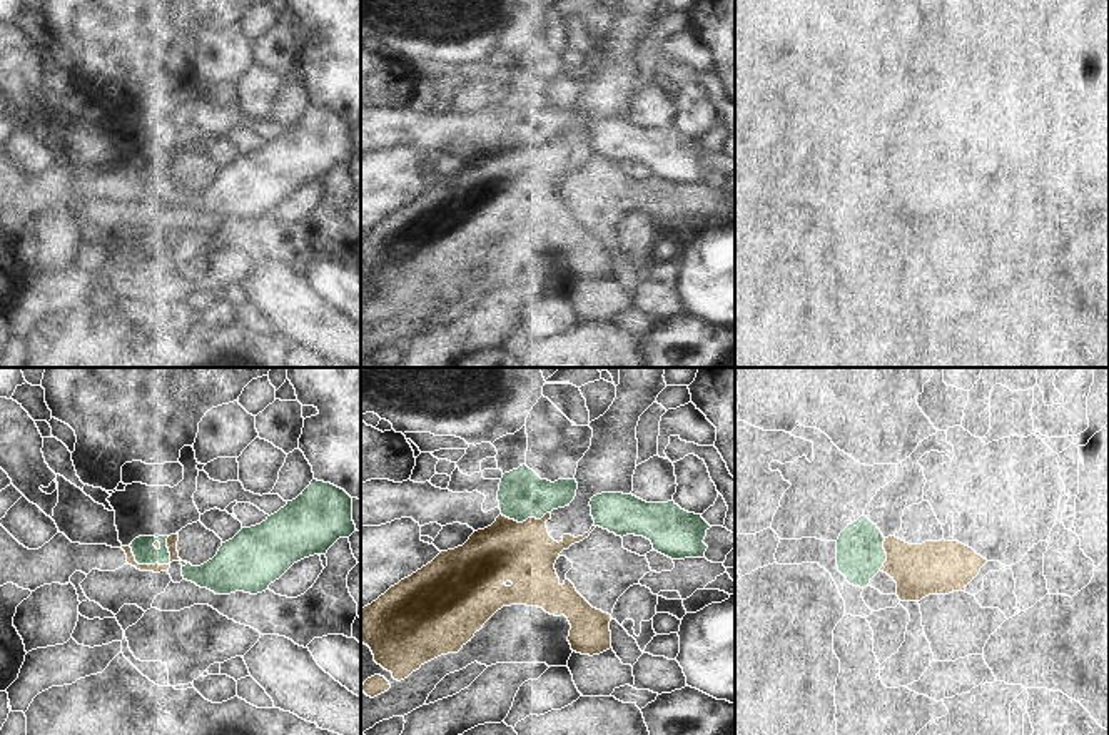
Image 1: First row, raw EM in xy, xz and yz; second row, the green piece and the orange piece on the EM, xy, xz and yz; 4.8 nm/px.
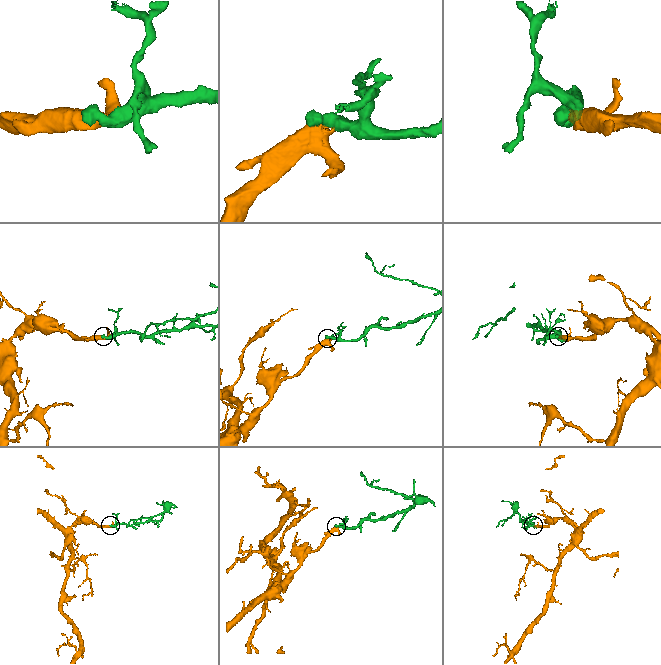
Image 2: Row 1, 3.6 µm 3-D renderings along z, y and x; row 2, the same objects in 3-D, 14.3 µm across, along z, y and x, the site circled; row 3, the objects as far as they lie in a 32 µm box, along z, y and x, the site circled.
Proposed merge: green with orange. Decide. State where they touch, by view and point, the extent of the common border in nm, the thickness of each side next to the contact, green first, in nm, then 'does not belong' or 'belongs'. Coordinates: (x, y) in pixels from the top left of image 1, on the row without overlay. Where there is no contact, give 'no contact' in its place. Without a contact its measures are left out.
meets green in xy at (146, 189); contact 220 nm long; 110 nm thick on the green side, 50 nm on the other; does not belong

